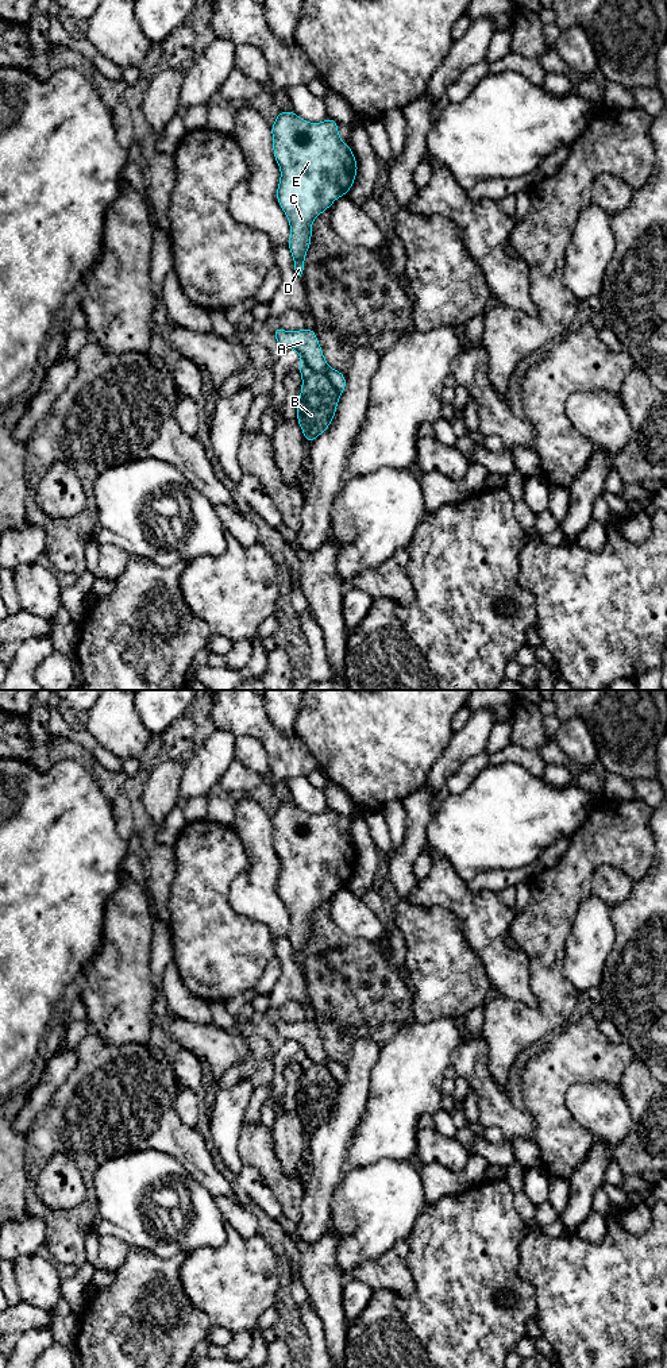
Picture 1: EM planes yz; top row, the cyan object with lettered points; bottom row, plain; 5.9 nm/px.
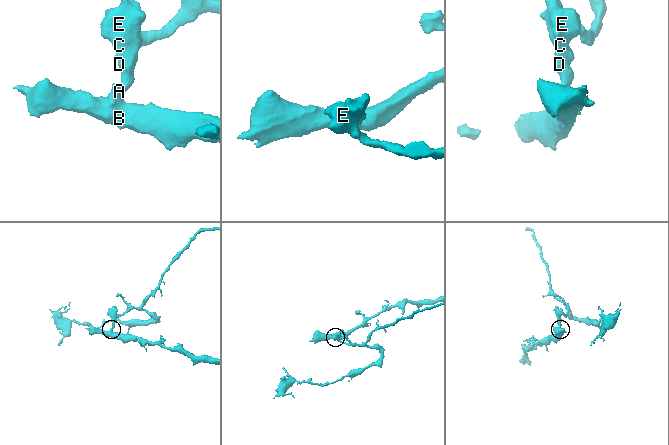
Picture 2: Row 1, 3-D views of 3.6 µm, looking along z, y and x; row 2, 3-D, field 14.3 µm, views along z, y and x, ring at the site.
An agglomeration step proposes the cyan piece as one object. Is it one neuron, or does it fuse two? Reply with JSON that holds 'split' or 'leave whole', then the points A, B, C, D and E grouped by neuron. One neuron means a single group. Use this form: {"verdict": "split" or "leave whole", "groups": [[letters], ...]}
{"verdict": "split", "groups": [["A", "C", "D", "E"], ["B"]]}

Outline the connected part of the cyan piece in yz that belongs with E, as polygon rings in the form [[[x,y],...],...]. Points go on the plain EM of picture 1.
[[[284,802],[277,806],[271,826],[274,849],[281,862],[277,893],[289,912],[288,939],[293,947],[294,962],[301,968],[305,947],[311,939],[312,913],[336,890],[350,883],[358,855],[351,839],[339,828],[338,813],[331,809],[321,814],[309,814],[293,802]]]

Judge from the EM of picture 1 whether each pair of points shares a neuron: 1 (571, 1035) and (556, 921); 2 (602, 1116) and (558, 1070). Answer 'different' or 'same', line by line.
1: different
2: different

